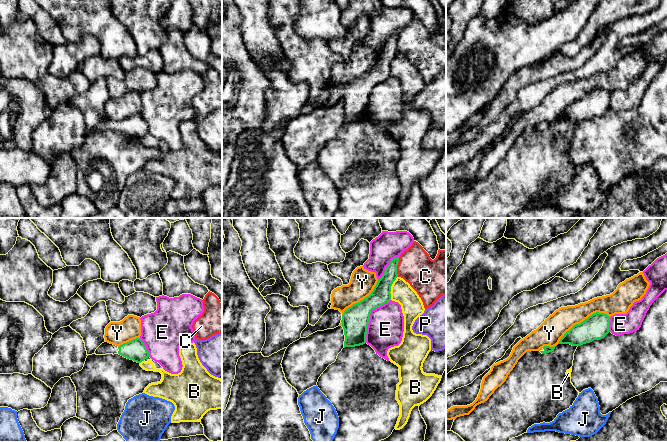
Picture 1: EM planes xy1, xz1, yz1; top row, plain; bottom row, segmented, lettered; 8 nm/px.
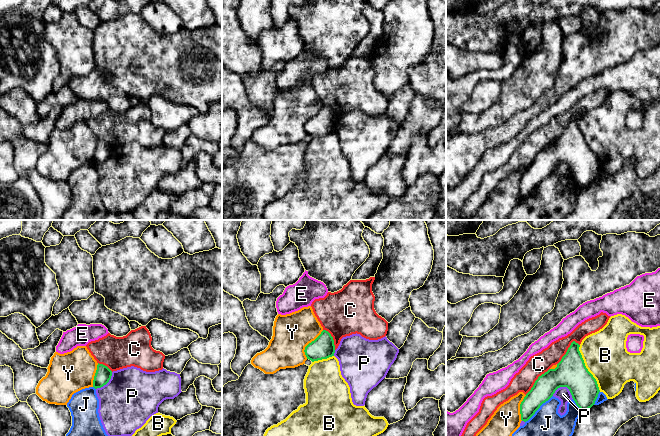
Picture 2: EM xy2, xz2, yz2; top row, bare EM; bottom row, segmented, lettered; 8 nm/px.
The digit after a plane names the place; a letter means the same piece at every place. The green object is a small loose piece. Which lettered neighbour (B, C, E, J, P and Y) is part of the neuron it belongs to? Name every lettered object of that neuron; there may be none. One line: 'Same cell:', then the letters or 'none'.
Same cell: none

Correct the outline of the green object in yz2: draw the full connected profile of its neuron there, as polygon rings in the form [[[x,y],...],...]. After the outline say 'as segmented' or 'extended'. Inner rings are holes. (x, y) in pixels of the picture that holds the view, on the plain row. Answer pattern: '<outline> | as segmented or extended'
[[[573,117],[557,143],[538,153],[520,180],[522,197],[528,197],[560,163],[569,165],[581,186],[588,186],[595,180],[600,166],[596,155],[585,142],[579,123]]] | as segmented

